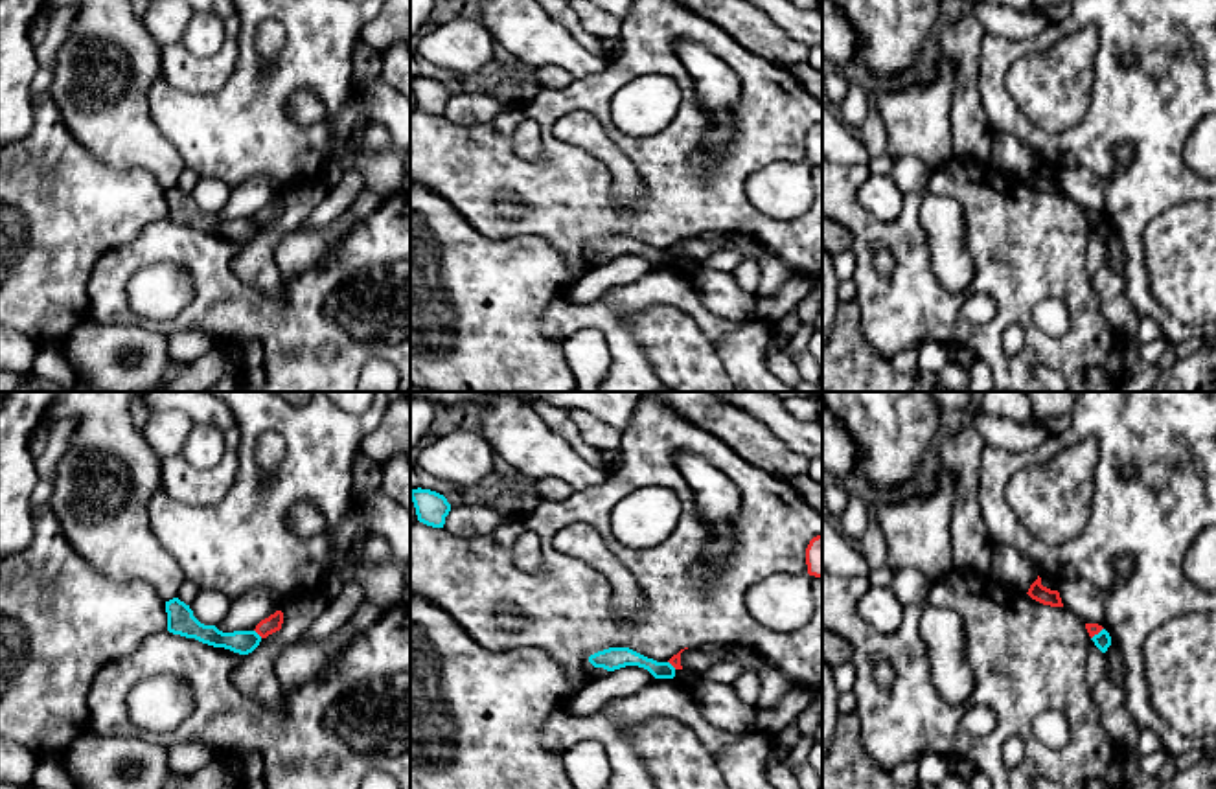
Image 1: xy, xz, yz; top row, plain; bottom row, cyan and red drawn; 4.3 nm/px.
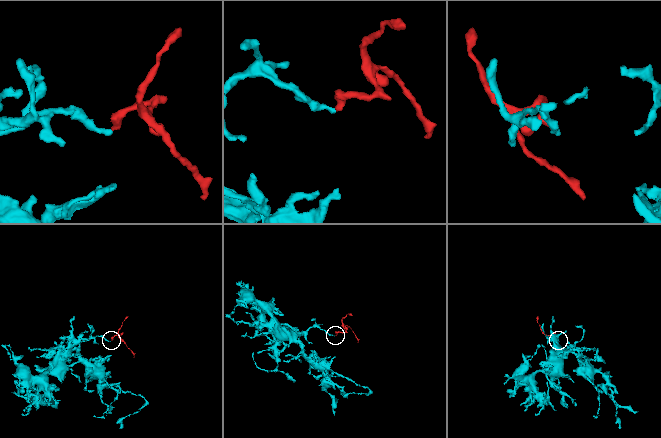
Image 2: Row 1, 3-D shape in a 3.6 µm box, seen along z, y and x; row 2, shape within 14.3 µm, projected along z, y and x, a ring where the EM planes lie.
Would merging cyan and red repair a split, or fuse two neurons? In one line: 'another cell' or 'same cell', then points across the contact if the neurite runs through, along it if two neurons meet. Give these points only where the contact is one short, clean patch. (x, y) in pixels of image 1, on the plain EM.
another cell; border along xy (254, 217), (262, 225)

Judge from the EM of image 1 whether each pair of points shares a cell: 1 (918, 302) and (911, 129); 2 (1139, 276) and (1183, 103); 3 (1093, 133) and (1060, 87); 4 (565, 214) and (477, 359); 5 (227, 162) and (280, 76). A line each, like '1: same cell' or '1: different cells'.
1: different cells
2: same cell
3: different cells
4: different cells
5: same cell

